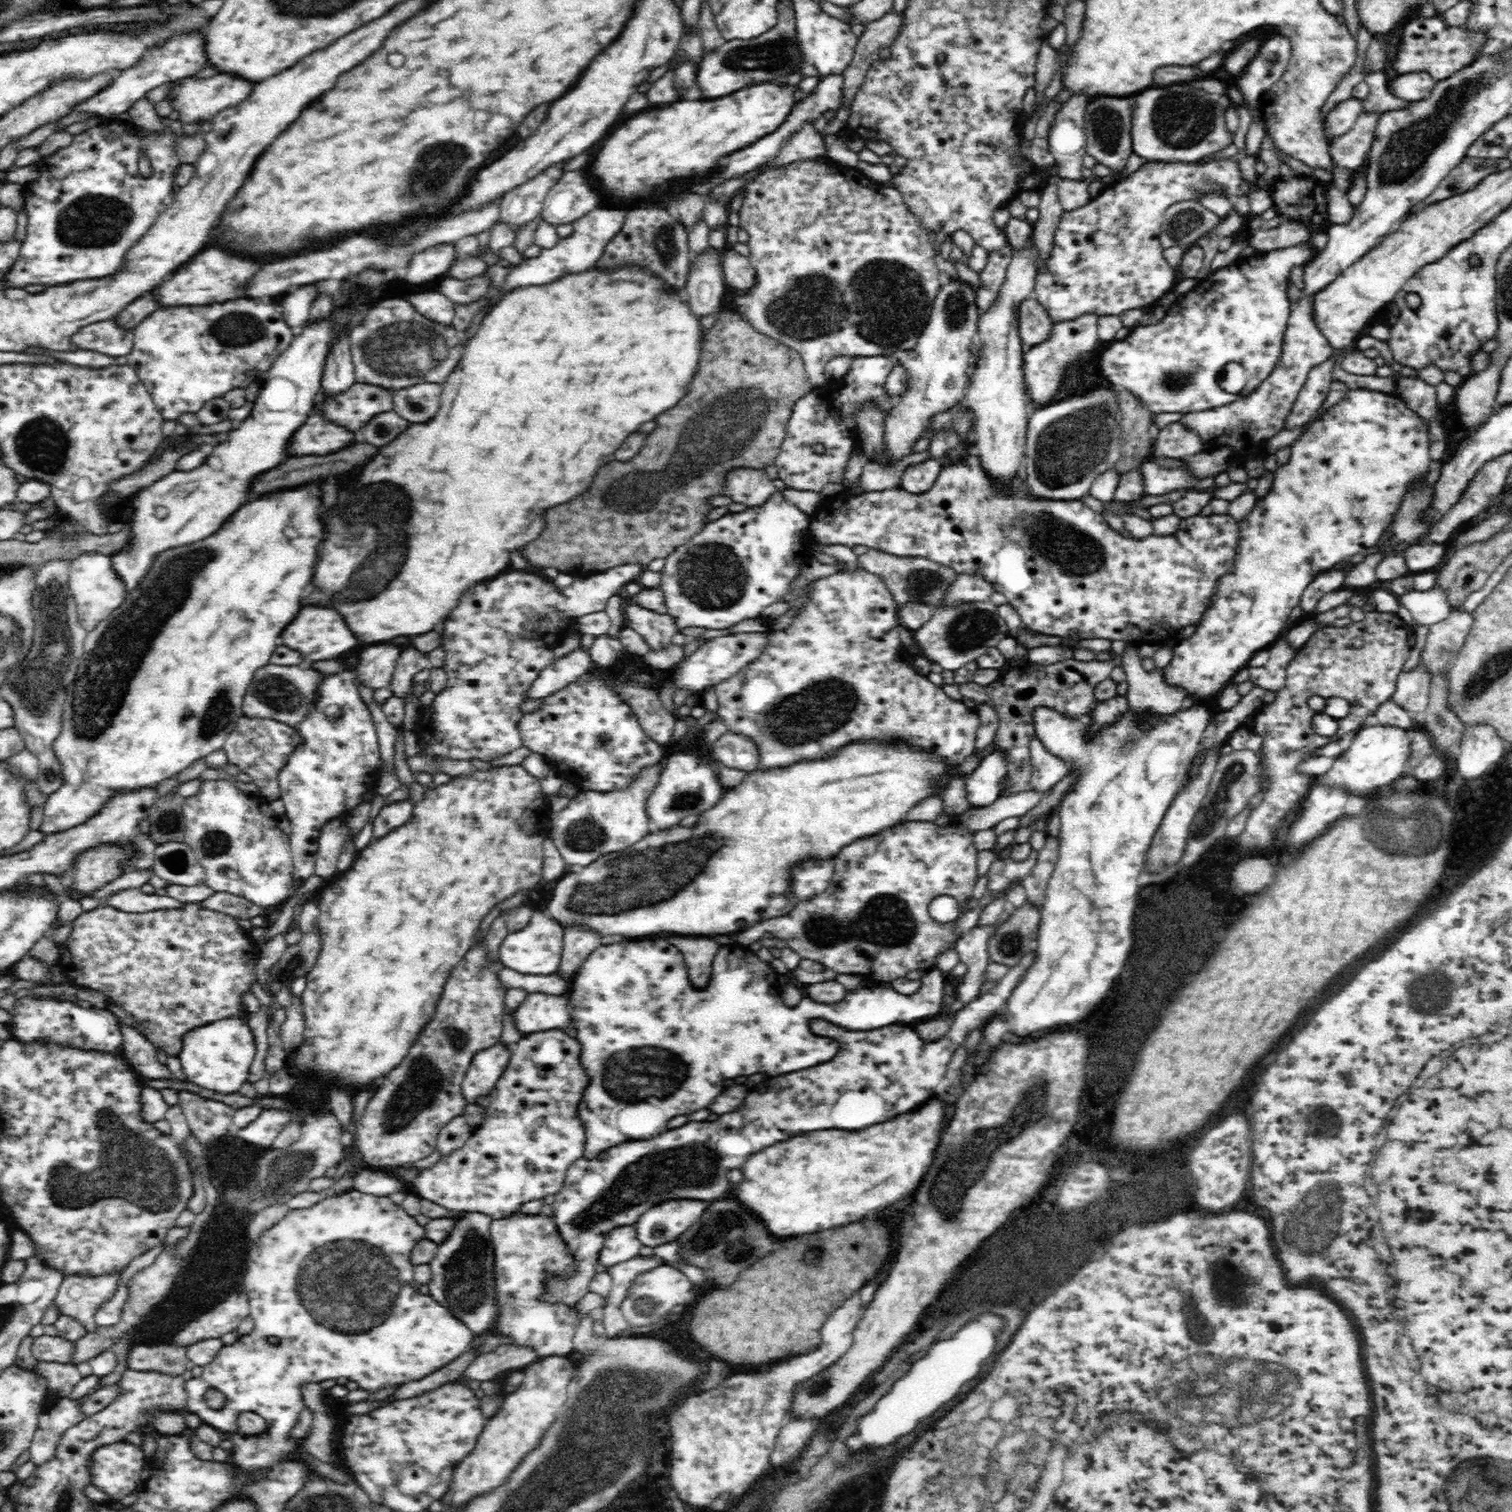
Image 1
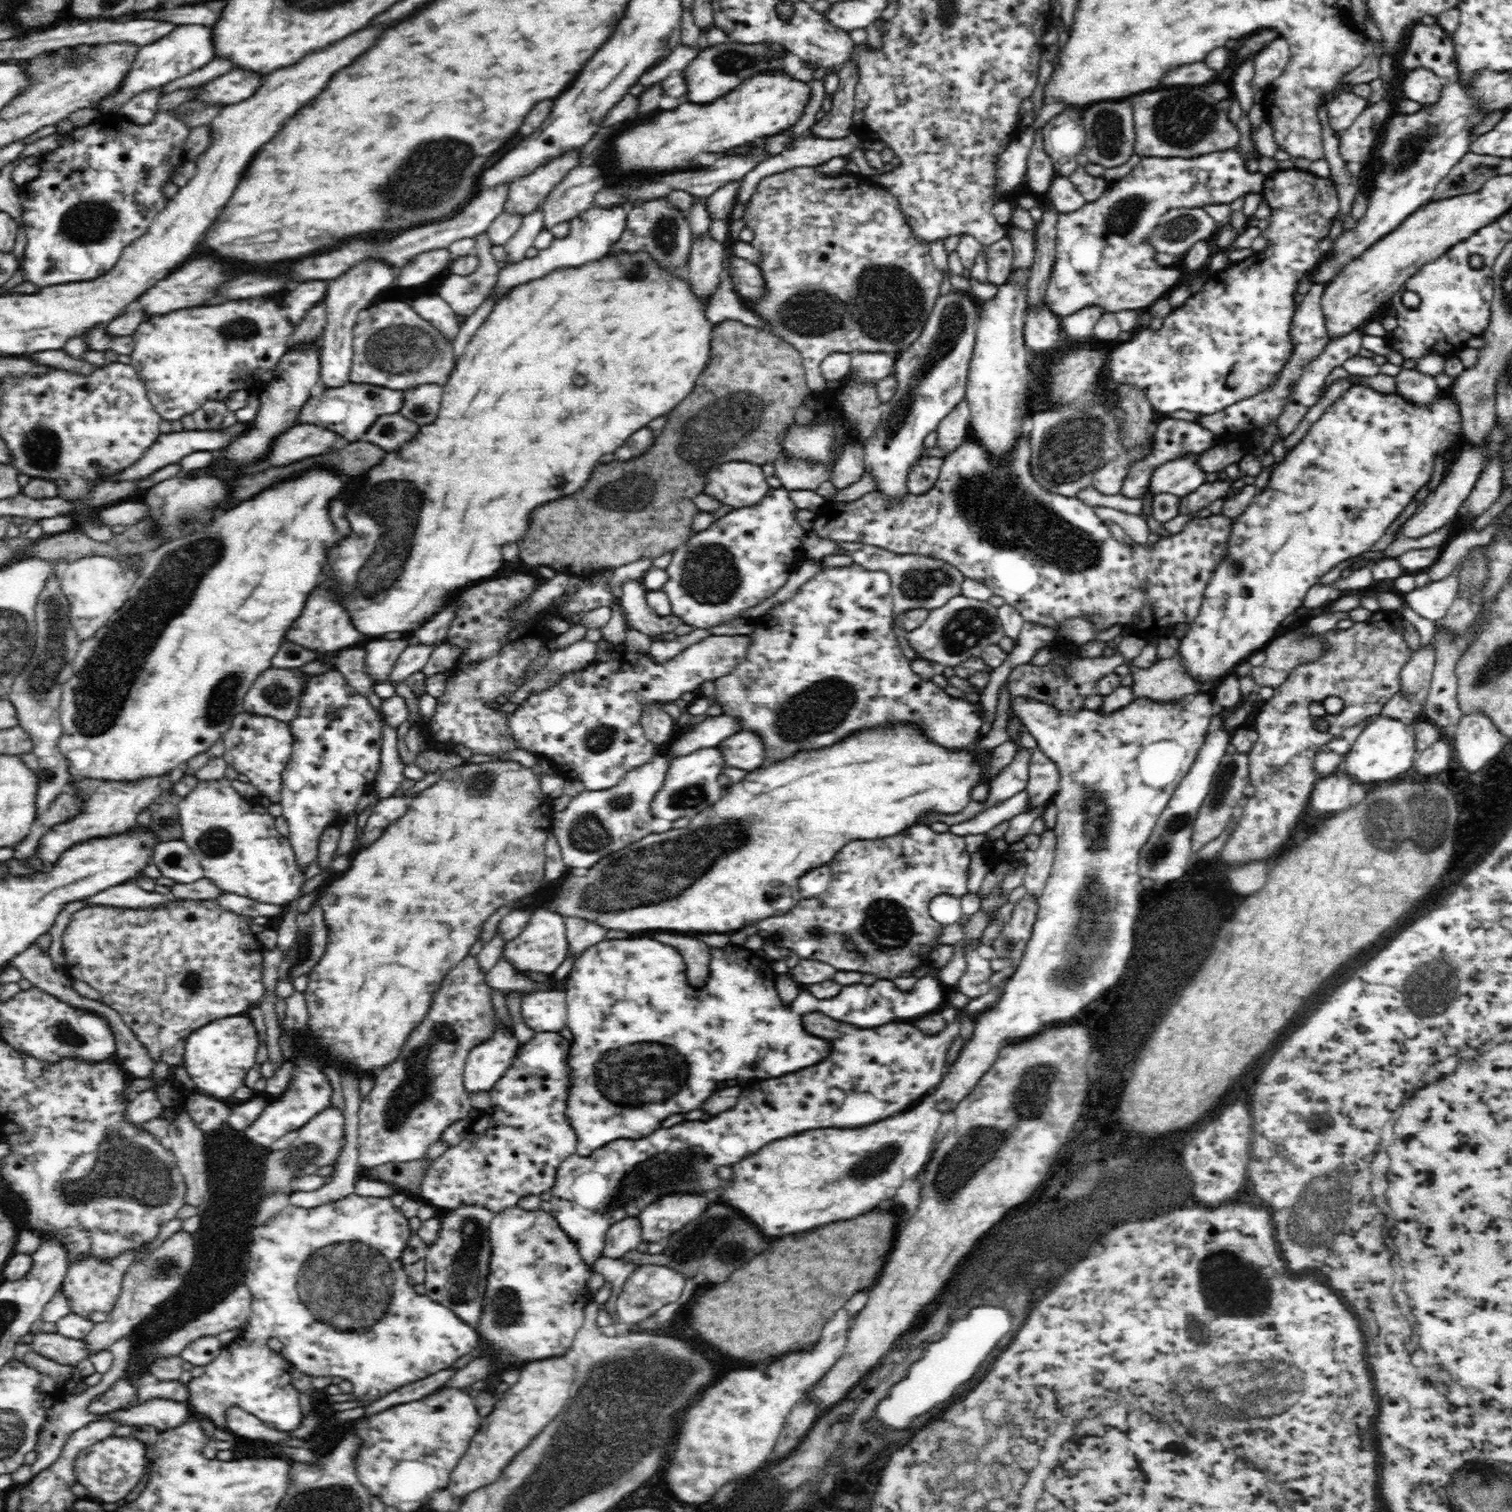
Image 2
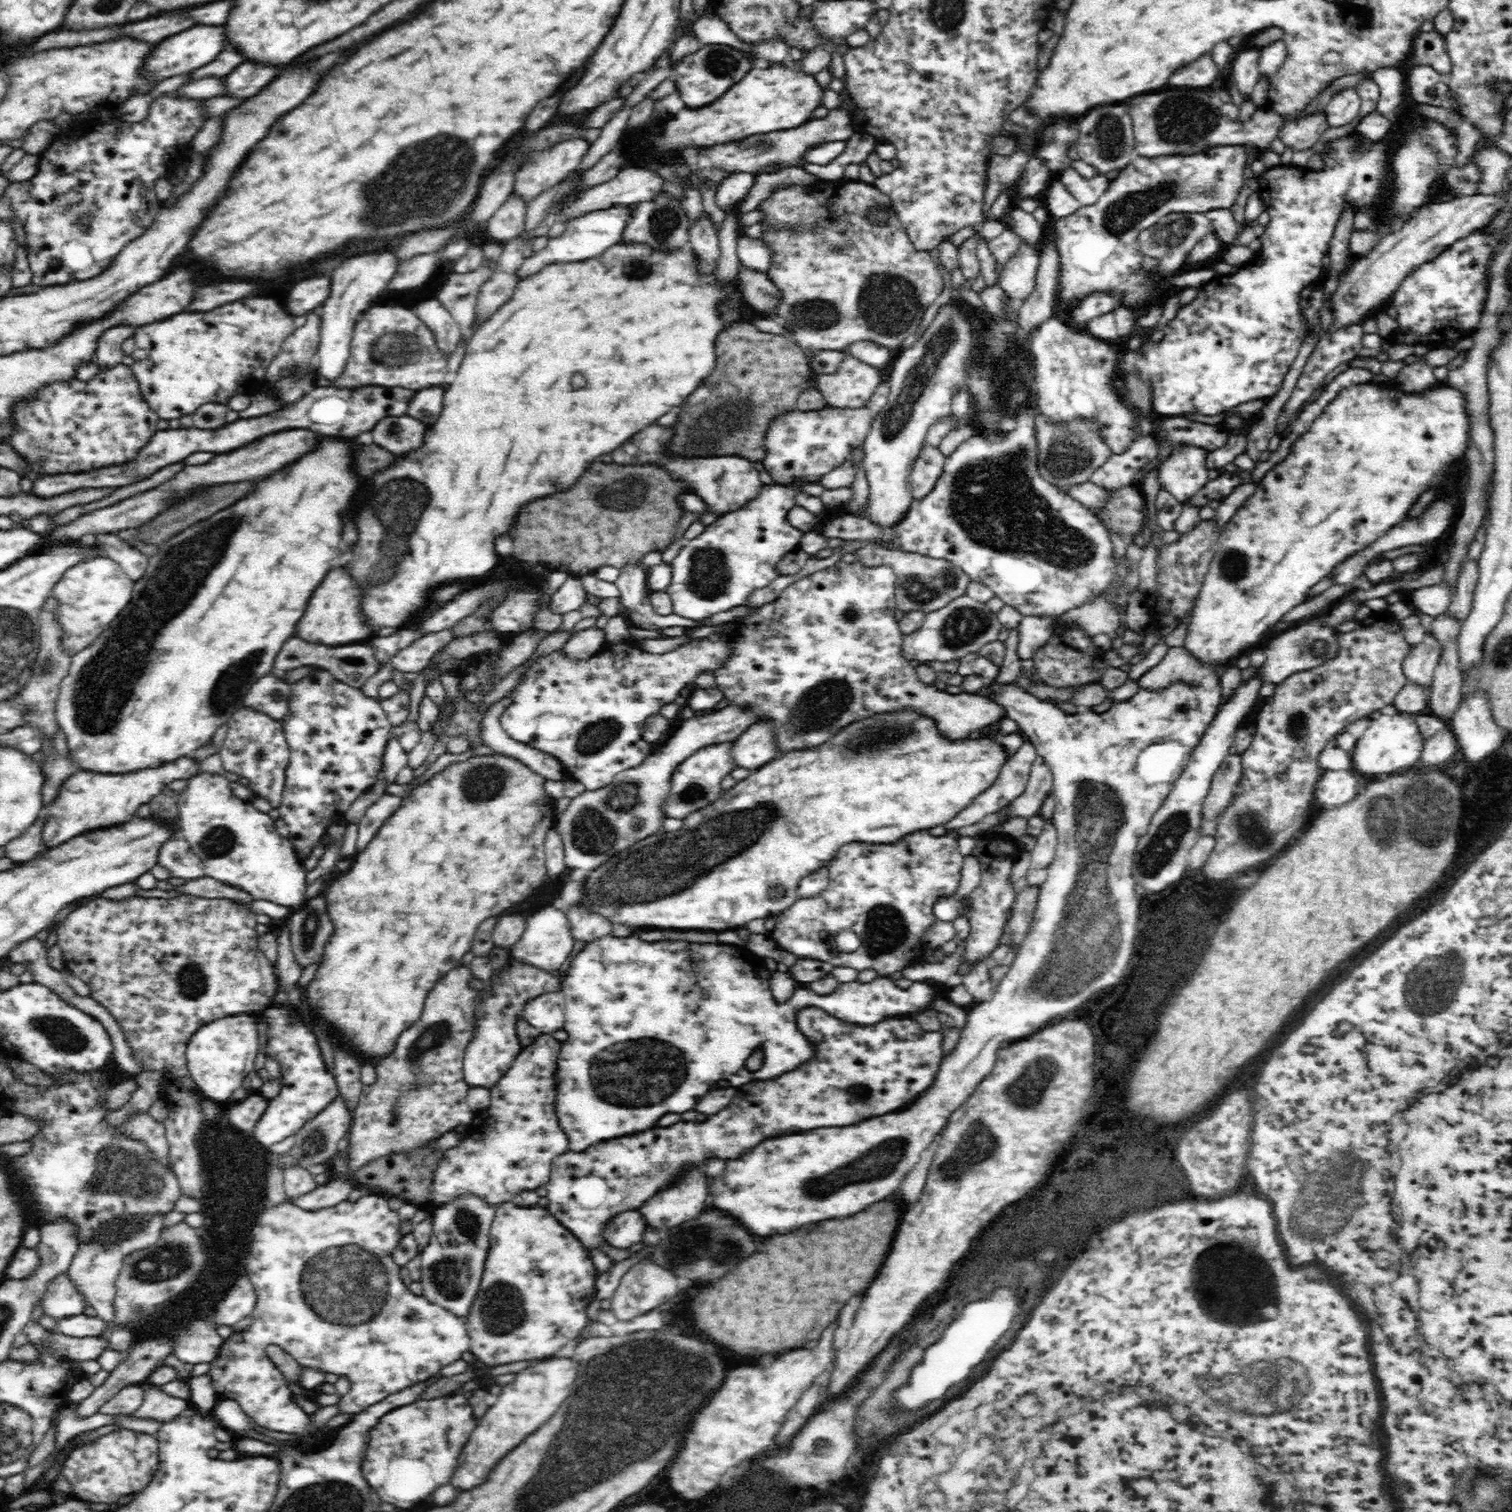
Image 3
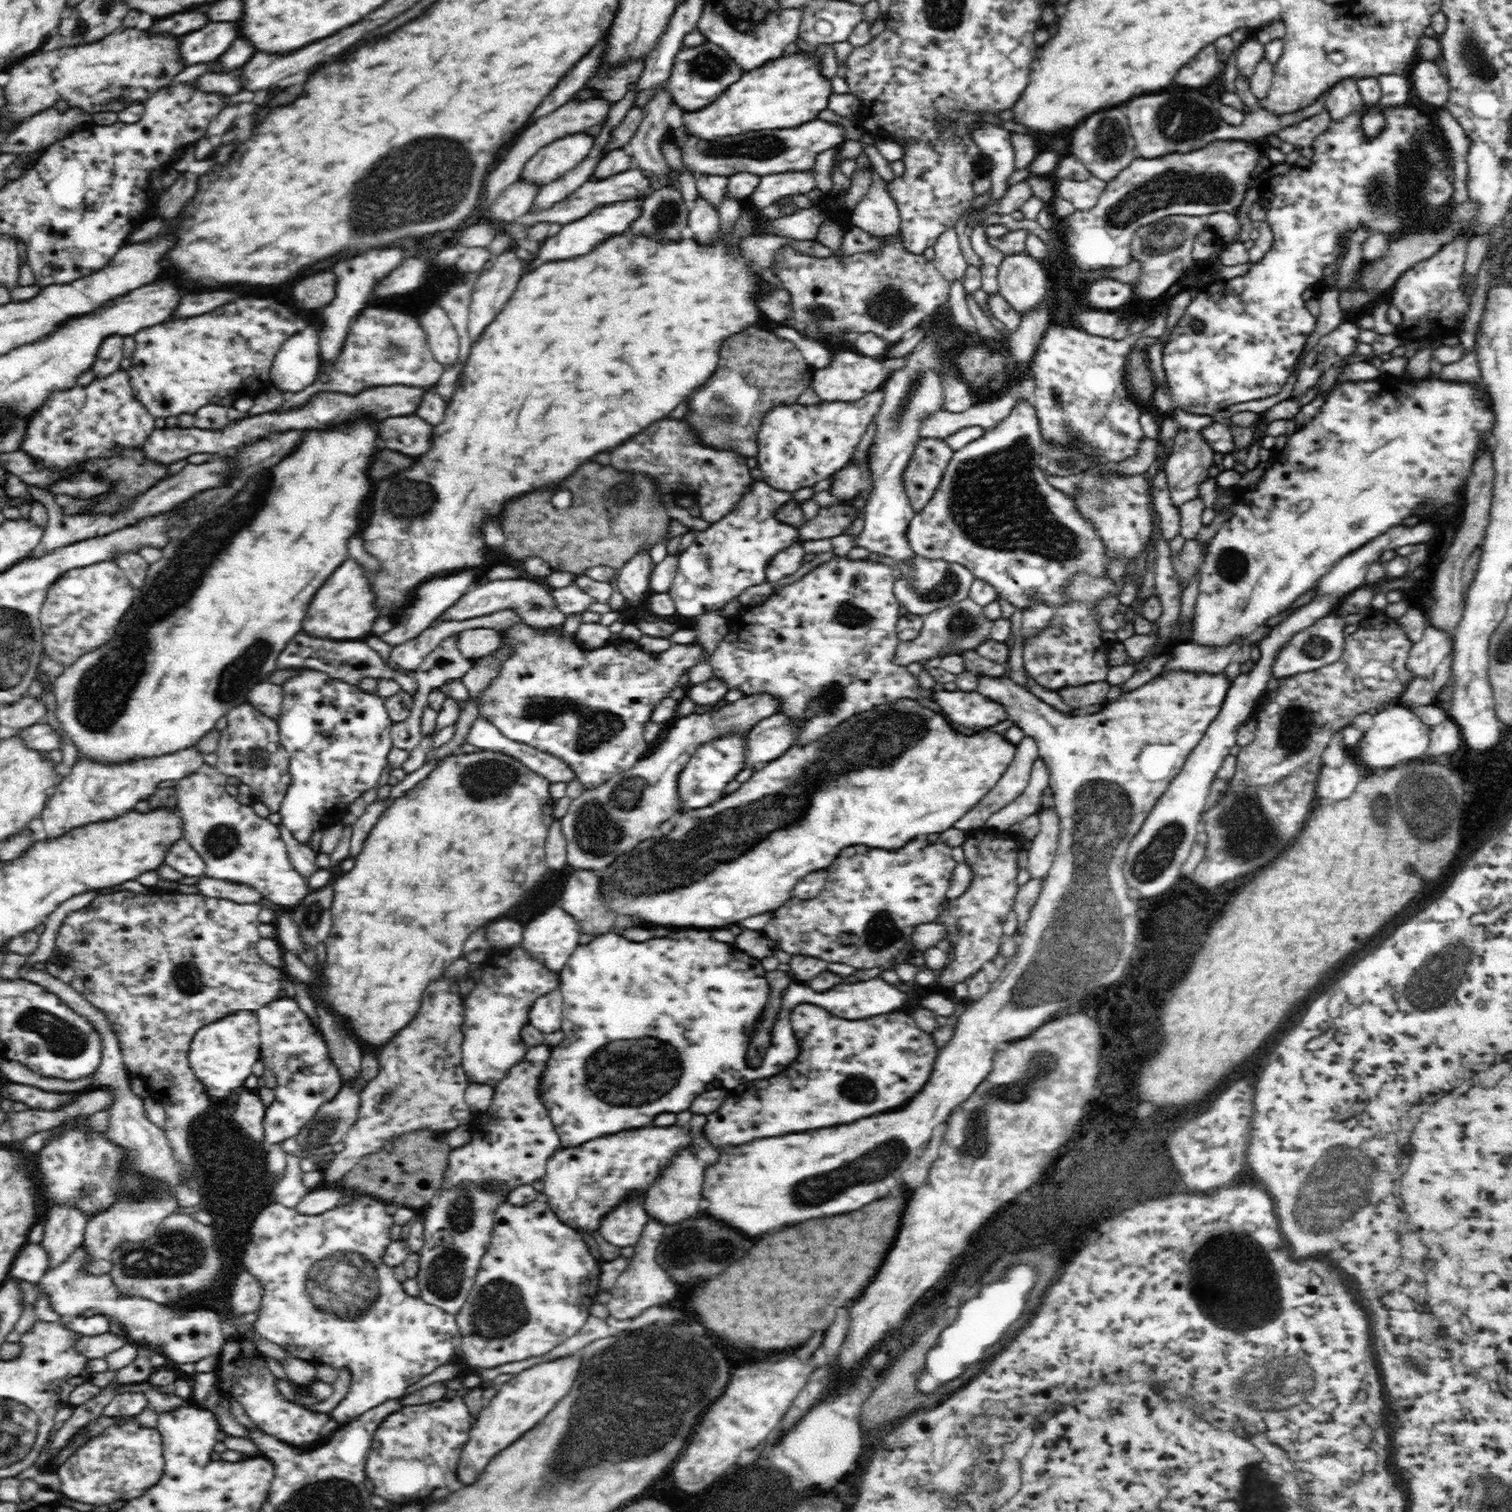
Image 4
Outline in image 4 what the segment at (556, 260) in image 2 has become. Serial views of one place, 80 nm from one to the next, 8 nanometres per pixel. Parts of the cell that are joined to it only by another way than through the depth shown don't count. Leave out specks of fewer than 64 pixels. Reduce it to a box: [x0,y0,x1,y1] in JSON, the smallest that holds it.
[530,198,643,268]

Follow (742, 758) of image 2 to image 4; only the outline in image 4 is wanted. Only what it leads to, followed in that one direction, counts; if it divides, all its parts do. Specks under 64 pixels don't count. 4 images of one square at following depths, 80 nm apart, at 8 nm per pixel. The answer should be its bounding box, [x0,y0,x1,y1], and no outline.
[745,712,798,766]

